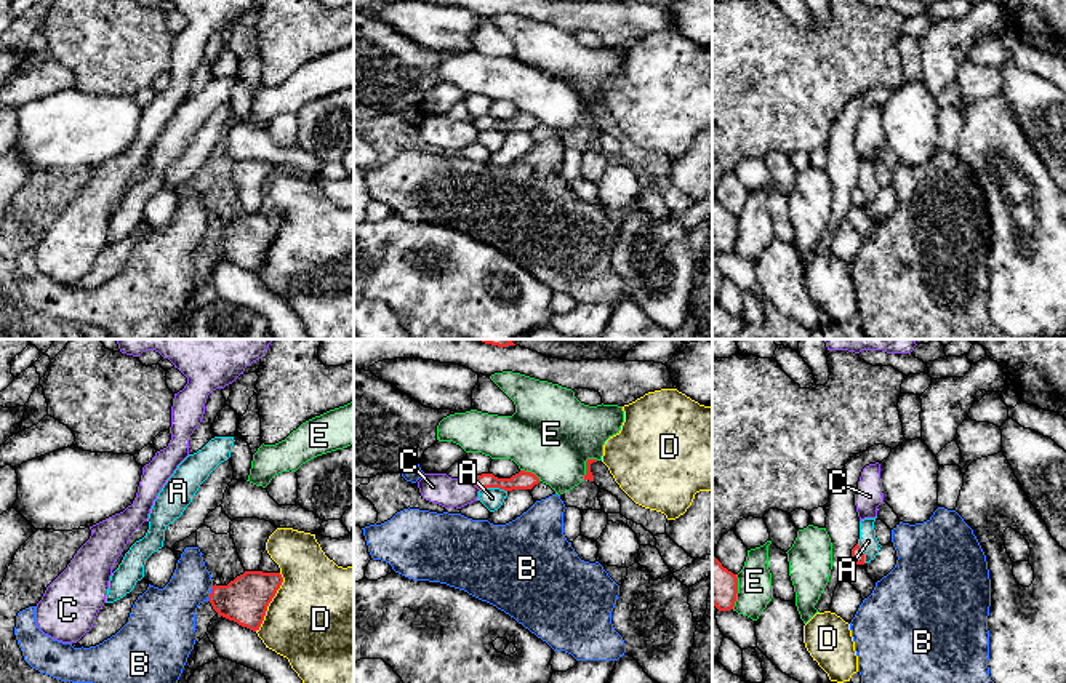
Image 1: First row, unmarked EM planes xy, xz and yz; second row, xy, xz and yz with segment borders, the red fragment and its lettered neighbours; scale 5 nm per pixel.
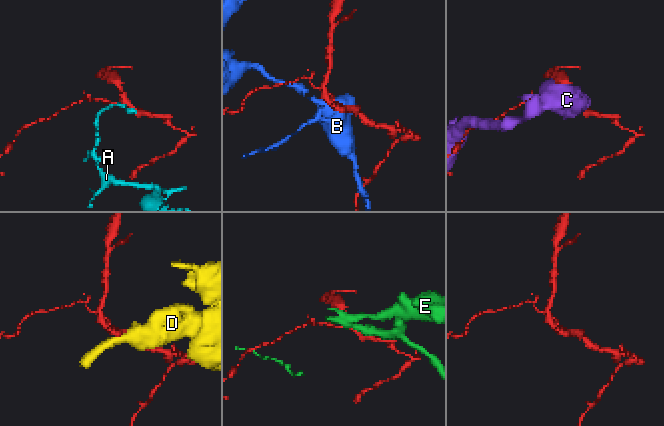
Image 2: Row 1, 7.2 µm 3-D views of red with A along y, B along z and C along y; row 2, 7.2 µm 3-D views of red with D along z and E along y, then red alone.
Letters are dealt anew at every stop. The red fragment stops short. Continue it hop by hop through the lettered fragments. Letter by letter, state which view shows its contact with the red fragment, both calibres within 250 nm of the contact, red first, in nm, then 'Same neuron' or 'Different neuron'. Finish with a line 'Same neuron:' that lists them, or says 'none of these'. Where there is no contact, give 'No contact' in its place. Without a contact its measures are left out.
A: Touches red in xz. Thickness 100 nm (red) against 110 nm. Different neuron
B: Touches red in xy. Thickness 240 nm (red) against 280 nm. Different neuron
C: Touches red in xz. Thickness 100 nm (red) against 160 nm. Different neuron
D: Touches red in xy. Thickness 240 nm (red) against 480 nm. Different neuron
E: Touches red in xz. Thickness 40 nm (red) against 440 nm. Different neuron
Same neuron: none of these

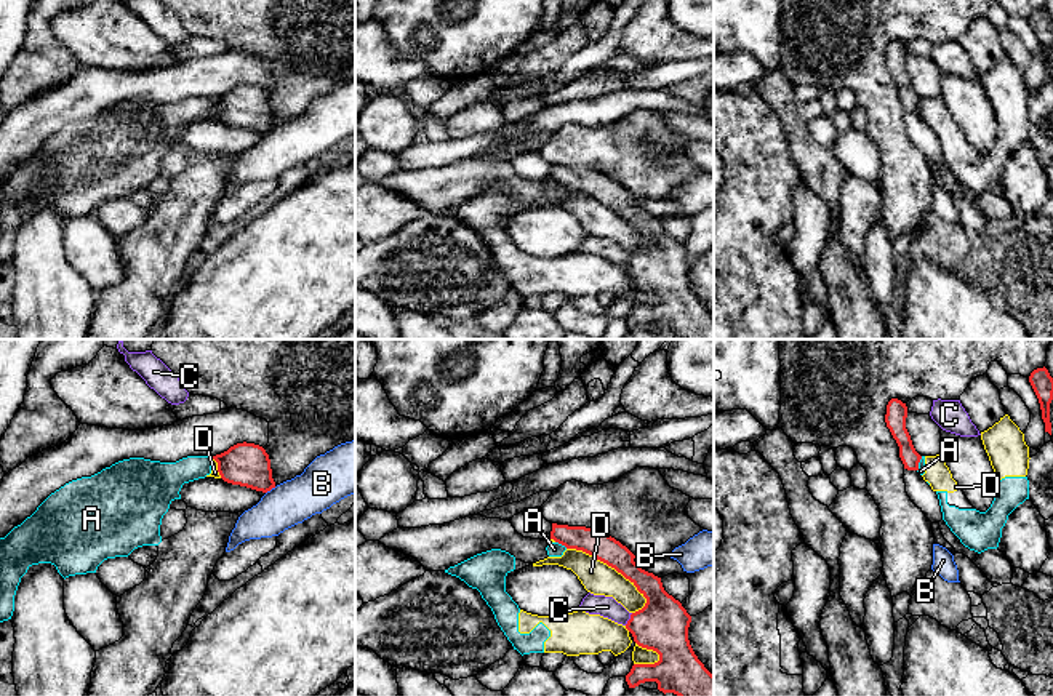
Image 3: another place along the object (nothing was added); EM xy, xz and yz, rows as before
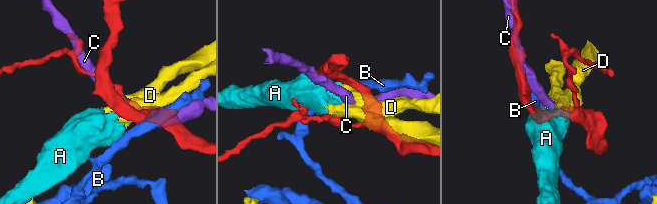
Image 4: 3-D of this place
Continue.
A: Touches red in xz. Thickness 140 nm (red) against 80 nm. Different neuron
B: Touches red in xy. Thickness 220 nm (red) against 220 nm. Different neuron
C: Touches red in xz. Thickness 260 nm (red) against 110 nm. Different neuron
D: Touches red in xz. Thickness 140 nm (red) against 160 nm. Different neuron
Same neuron: none of these

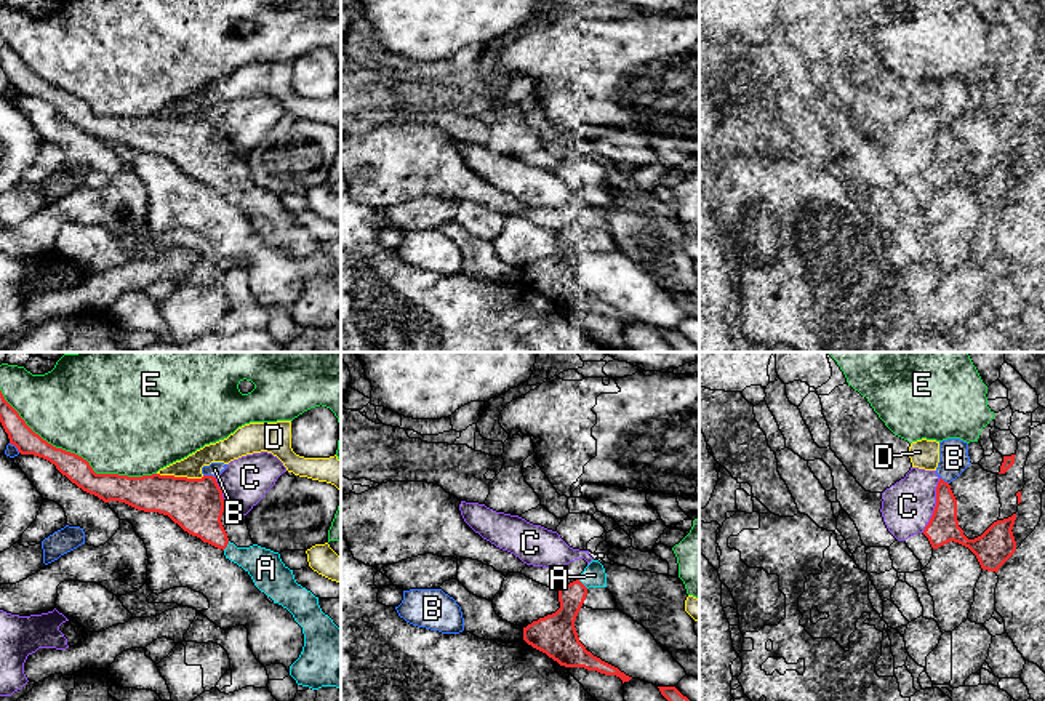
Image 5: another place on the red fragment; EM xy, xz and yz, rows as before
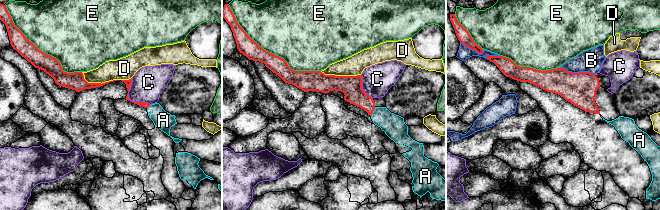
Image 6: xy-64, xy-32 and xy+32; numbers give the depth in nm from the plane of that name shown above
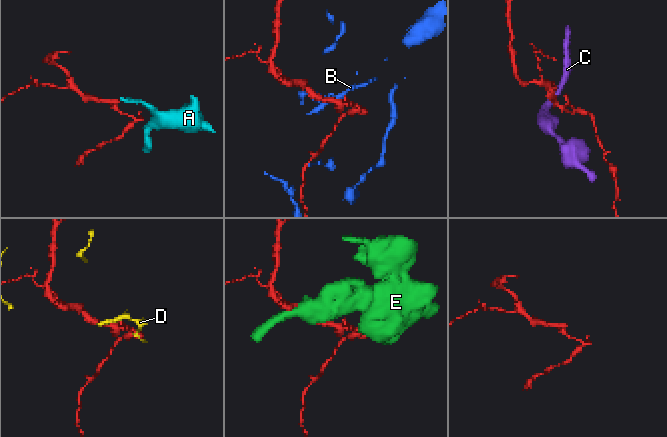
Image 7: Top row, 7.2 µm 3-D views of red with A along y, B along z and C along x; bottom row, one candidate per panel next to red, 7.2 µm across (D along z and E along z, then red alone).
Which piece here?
A: Touches red in xy. Thickness 260 nm (red) against 180 nm. Same neuron
B: Touches red in xy. Thickness 280 nm (red) against 70 nm. Different neuron
C: Touches red in yz. Thickness 160 nm (red) against 260 nm. Different neuron
D: Touches red in xy. Thickness 280 nm (red) against 110 nm. Different neuron
E: Touches red in xy. Thickness 140 nm (red) against 500 nm. Different neuron
Same neuron: A

